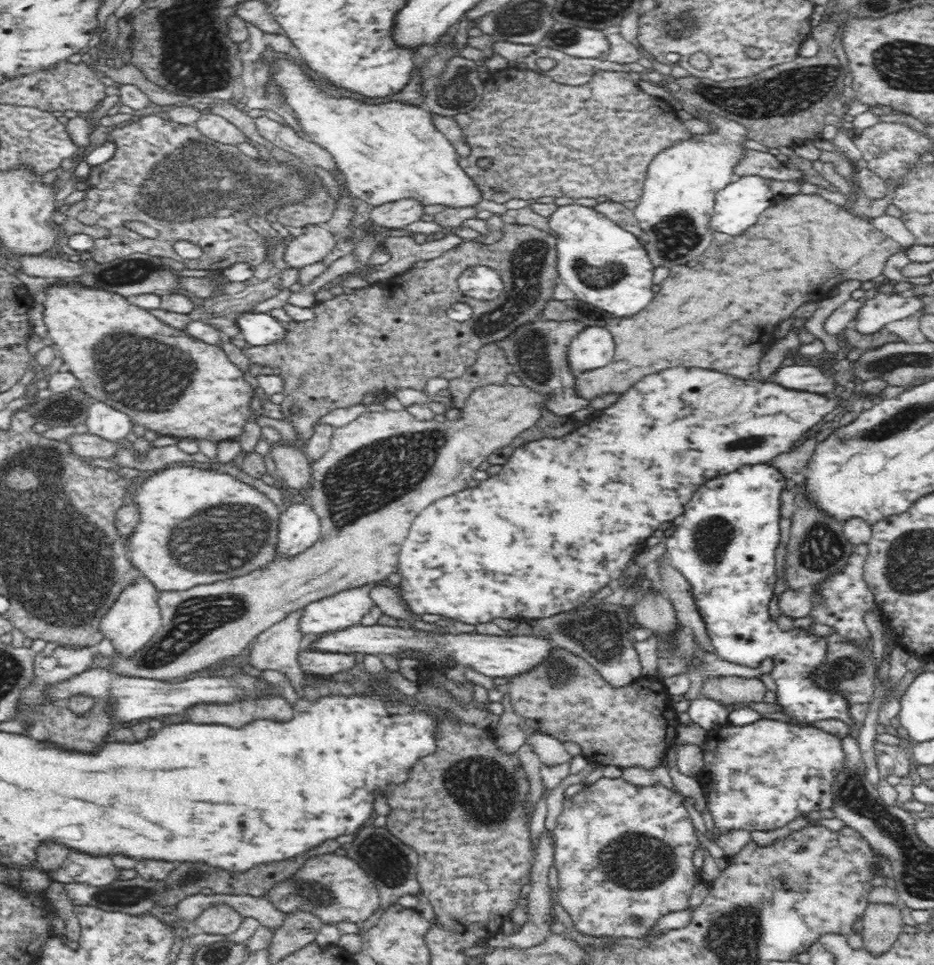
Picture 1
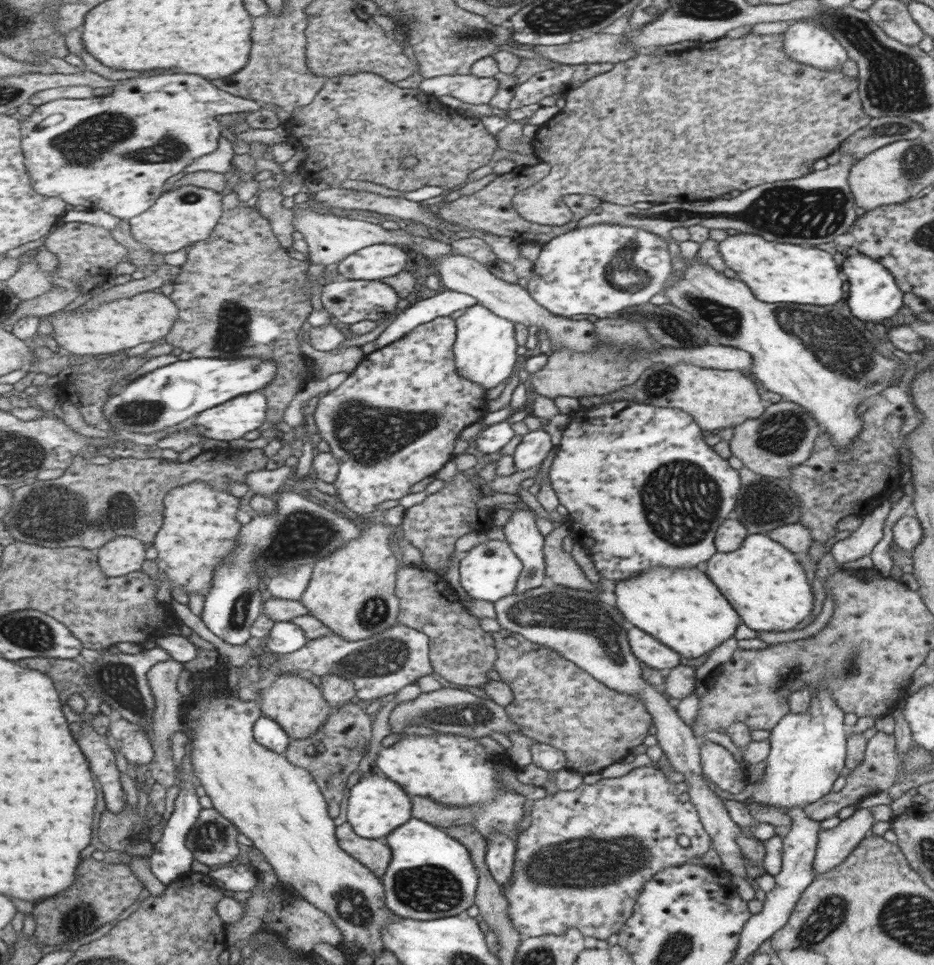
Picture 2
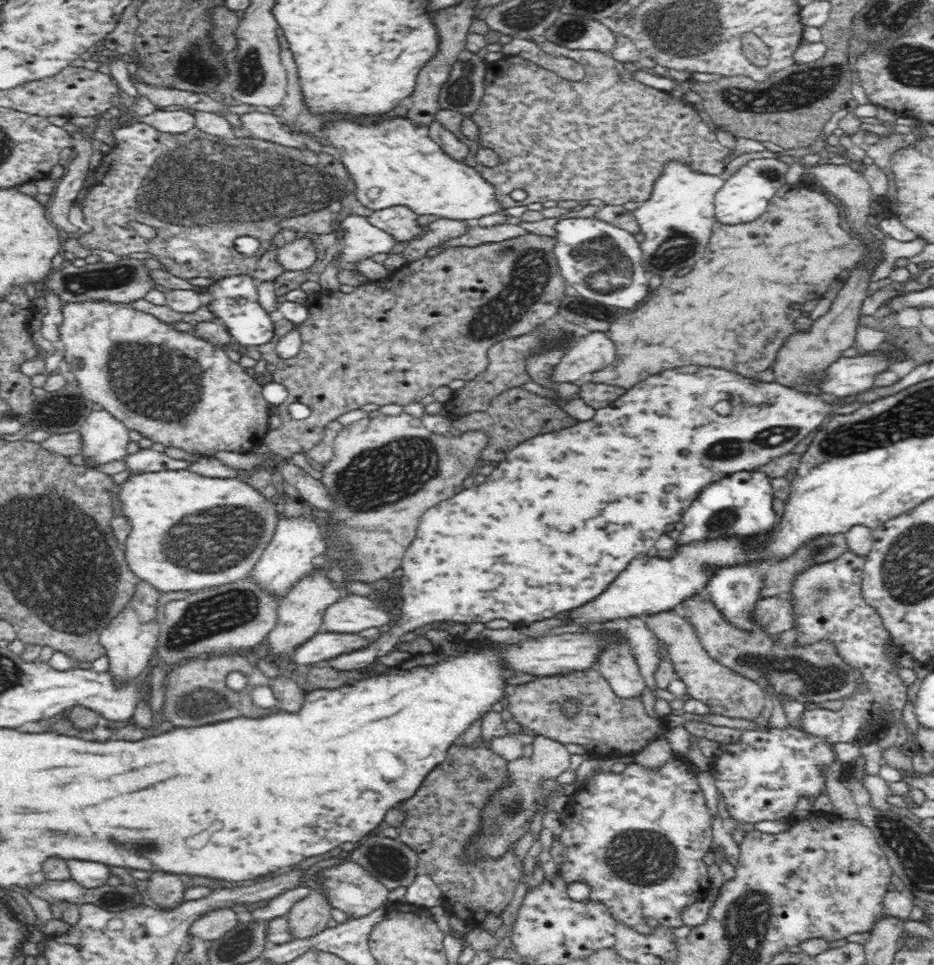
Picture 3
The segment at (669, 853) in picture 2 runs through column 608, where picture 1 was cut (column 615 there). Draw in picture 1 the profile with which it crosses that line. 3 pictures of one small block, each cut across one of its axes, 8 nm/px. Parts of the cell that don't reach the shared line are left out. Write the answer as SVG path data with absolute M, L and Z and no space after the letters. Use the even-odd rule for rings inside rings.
M601 777L593 784L584 784L581 791L576 793L572 798L564 800L564 812L558 816L558 824L554 830L554 841L556 849L553 851L554 863L558 871L557 901L562 908L570 914L574 920L574 926L580 932L590 936L614 936L614 937L646 937L653 929L653 926L669 912L684 910L689 907L690 895L692 890L701 886L702 868L696 868L692 856L694 852L702 847L697 836L697 829L690 816L691 805L689 800L679 790L673 790L656 782L648 786L638 786L626 781L622 777L607 778Z

